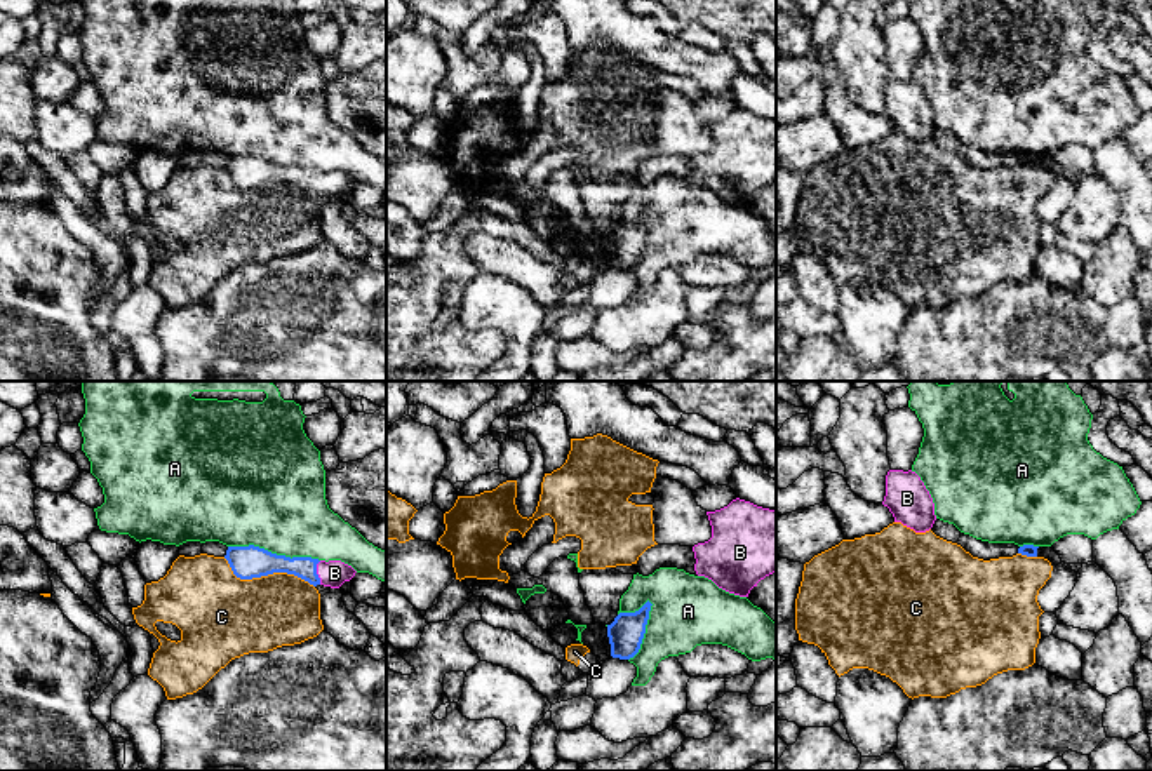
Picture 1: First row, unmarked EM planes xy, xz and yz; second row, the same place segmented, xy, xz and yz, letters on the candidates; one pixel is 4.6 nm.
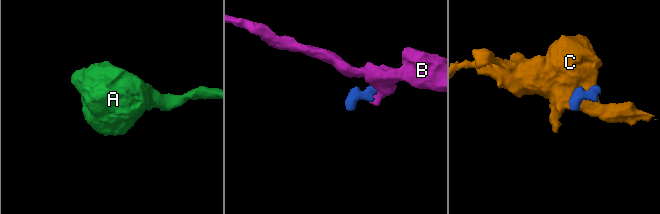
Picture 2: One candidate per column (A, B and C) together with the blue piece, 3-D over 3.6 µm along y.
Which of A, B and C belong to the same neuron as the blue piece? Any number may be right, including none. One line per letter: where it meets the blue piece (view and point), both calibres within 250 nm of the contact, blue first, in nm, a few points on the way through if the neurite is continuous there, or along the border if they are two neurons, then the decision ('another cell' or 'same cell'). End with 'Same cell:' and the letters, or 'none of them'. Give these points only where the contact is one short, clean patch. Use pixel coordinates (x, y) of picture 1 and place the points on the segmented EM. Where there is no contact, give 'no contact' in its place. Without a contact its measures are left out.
A: xy (274, 554) | 150/460 nm | another cell
B: xy (315, 573) | 120/120 nm | across xy (263, 563), (301, 566), (315, 573), (334, 573) | same cell
C: xy (267, 575) | 150/360 nm | another cell
Same cell: B

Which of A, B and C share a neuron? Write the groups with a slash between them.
A / B / C

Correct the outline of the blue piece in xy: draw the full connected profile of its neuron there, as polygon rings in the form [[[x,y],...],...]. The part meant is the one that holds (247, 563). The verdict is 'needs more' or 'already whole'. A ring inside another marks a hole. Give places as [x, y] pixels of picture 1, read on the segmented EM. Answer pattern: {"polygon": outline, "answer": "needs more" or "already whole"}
{"polygon": [[[228,546],[224,559],[228,560],[233,574],[240,580],[252,580],[273,573],[294,574],[310,585],[324,585],[339,588],[345,581],[355,576],[355,569],[341,560],[318,560],[311,557],[285,557],[271,553],[265,548]]], "answer": "needs more"}

